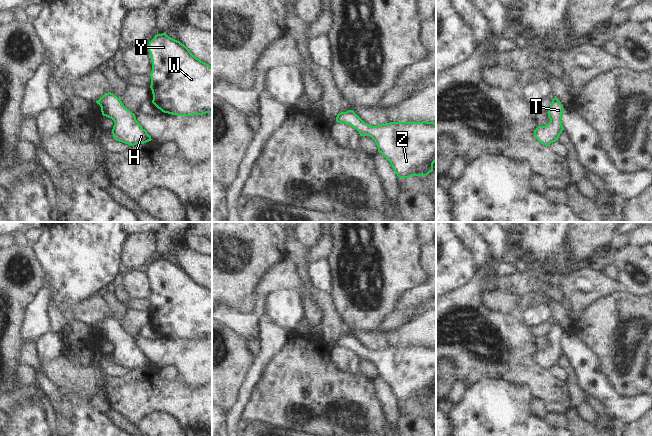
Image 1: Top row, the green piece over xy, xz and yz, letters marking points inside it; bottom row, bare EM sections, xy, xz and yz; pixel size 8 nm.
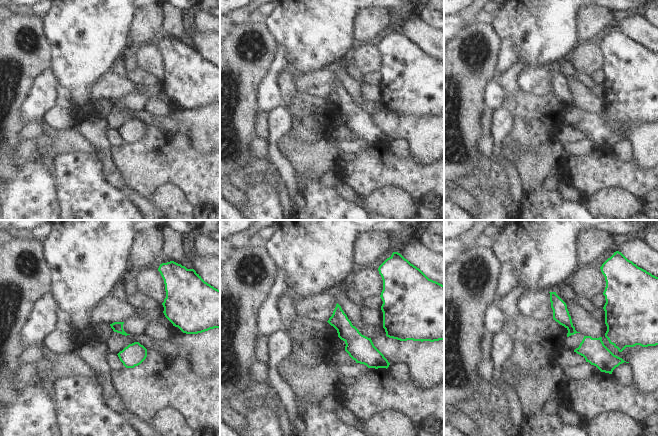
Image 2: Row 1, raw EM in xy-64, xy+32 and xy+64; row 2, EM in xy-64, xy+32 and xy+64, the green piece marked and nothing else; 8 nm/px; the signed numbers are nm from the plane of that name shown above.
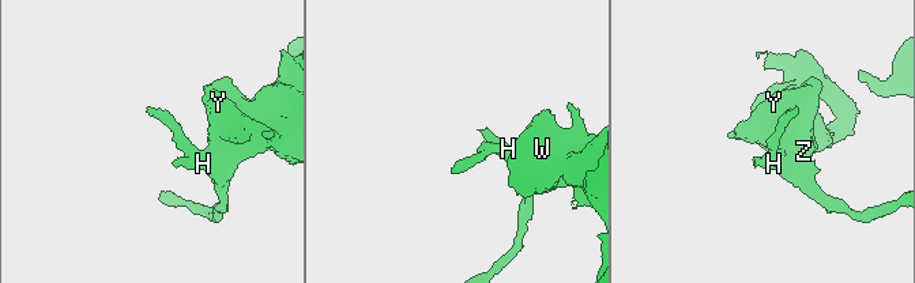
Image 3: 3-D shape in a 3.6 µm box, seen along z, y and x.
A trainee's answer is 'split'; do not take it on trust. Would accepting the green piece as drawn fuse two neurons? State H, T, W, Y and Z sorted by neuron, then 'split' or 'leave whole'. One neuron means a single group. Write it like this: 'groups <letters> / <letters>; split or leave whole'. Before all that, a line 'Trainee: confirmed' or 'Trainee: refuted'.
Trainee: refuted
groups H T W Y Z; leave whole

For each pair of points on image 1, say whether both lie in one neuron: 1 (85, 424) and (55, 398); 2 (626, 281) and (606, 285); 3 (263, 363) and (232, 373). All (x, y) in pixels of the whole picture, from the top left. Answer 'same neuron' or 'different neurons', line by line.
1: different neurons
2: different neurons
3: different neurons

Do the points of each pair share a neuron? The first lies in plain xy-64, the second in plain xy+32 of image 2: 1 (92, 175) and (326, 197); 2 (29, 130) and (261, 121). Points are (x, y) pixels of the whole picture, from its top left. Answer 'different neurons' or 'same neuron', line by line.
1: same neuron
2: same neuron

